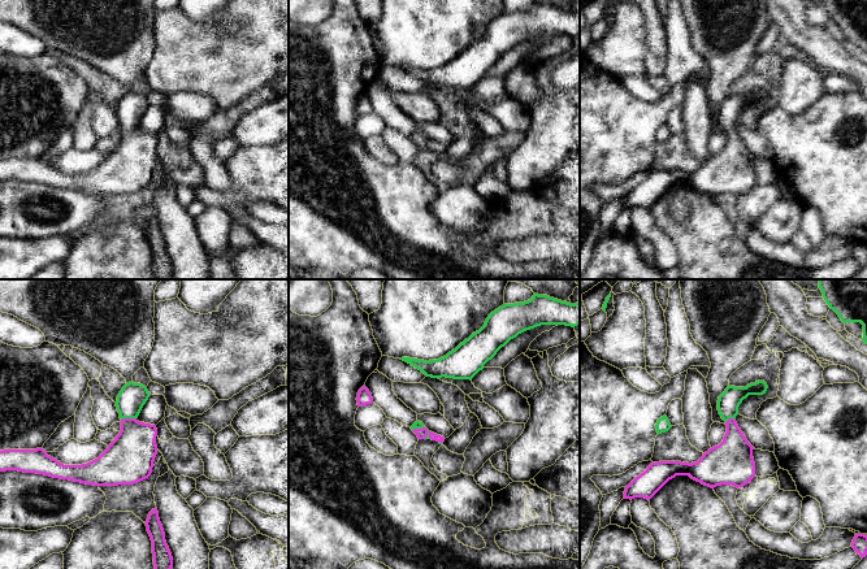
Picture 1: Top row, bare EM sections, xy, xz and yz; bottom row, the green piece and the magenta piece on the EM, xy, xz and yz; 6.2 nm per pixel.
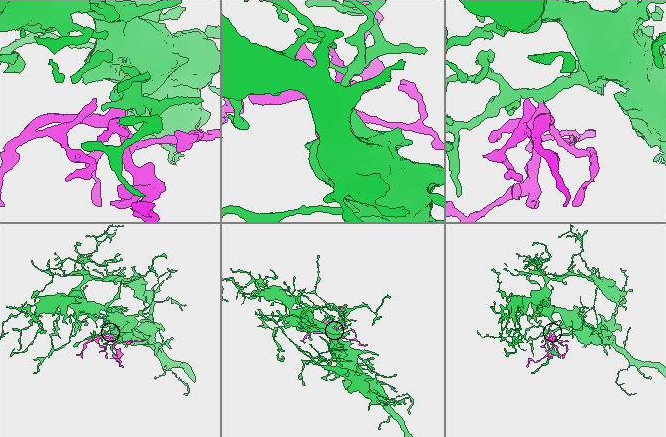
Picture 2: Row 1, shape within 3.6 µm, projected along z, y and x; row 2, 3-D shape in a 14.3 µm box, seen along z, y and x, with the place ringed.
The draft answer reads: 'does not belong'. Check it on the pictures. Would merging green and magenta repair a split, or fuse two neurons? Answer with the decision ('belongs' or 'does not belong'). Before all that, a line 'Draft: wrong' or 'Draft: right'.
Draft: wrong
belongs

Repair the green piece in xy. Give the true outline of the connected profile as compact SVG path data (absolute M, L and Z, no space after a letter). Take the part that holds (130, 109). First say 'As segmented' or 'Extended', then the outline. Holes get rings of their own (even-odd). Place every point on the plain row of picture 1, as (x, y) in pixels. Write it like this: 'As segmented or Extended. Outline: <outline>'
Extended. Outline: M129 91L116 110L121 140L95 169L82 174L64 174L43 157L0 160L0 181L18 179L44 183L94 195L134 194L152 182L157 162L155 134L136 127L149 107L146 95Z

